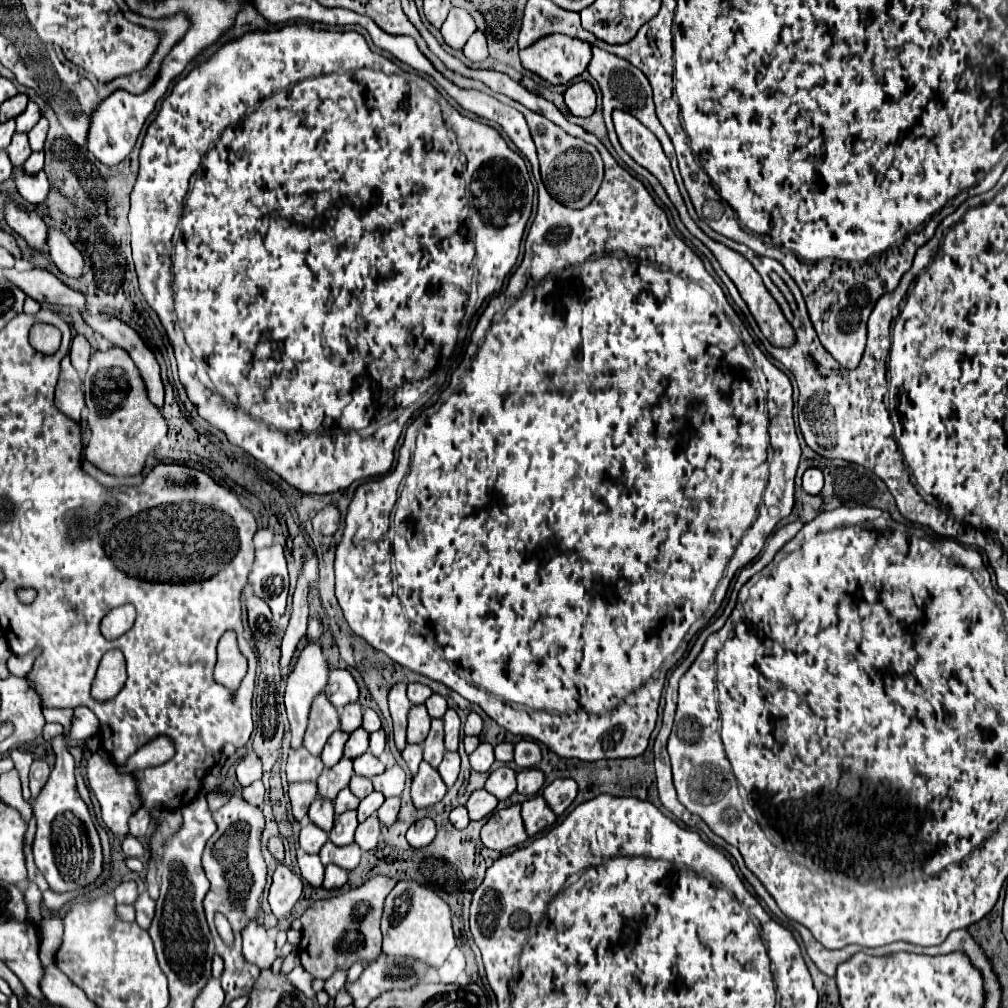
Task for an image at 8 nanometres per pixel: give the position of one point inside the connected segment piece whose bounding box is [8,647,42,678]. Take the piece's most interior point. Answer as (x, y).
(18, 665)

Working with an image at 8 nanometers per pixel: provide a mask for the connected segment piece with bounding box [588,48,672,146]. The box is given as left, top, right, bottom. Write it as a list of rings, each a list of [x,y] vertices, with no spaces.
[[[592,48],[594,50],[594,58],[588,66],[588,72],[596,78],[600,90],[602,90],[602,100],[604,100],[604,118],[608,114],[612,114],[612,110],[624,110],[632,116],[636,116],[648,130],[652,130],[656,134],[656,138],[660,140],[662,146],[672,146],[672,140],[670,136],[666,134],[666,130],[662,128],[656,112],[654,112],[654,102],[652,102],[652,88],[650,88],[650,82],[648,78],[636,68],[632,66],[630,62],[606,52],[606,50],[600,50],[600,48]]]

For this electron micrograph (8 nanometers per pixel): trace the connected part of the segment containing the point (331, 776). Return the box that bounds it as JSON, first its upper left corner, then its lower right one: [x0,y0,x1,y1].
[316,758,354,800]

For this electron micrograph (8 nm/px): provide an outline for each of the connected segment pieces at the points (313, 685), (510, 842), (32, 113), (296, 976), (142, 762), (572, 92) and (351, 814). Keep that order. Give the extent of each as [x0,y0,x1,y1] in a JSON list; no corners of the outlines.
[[286,644,328,748],[482,804,526,850],[16,102,40,132],[286,966,314,998],[116,736,174,772],[564,82,596,118],[330,810,358,846]]

